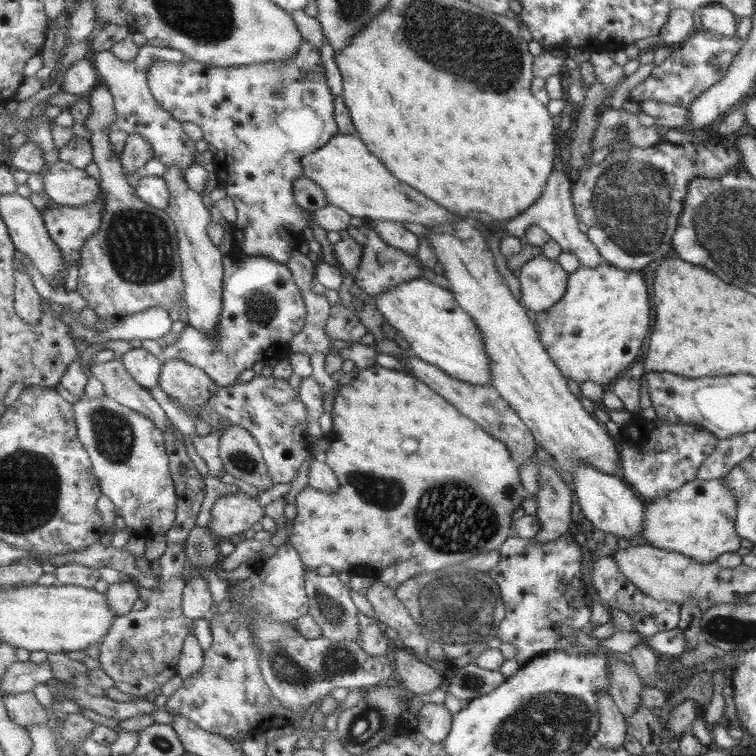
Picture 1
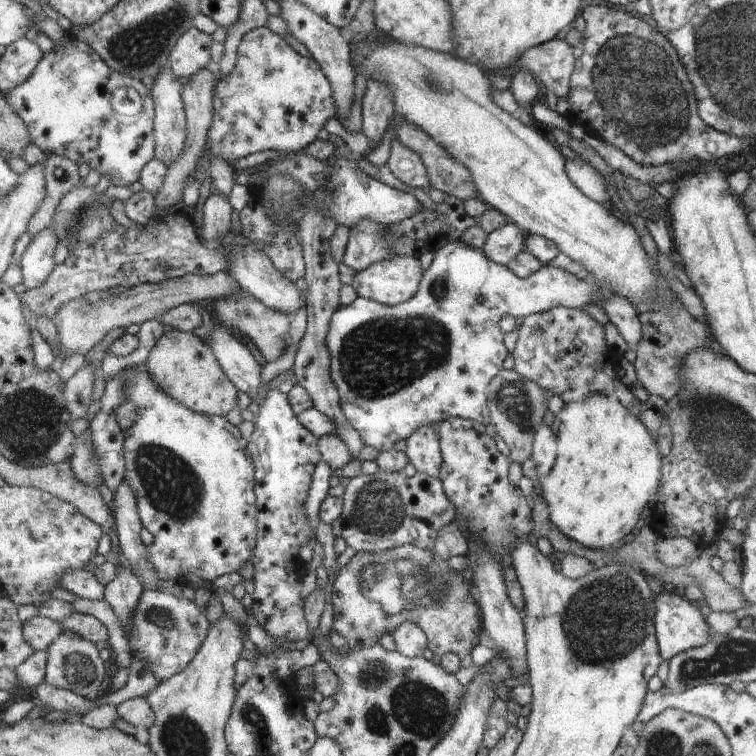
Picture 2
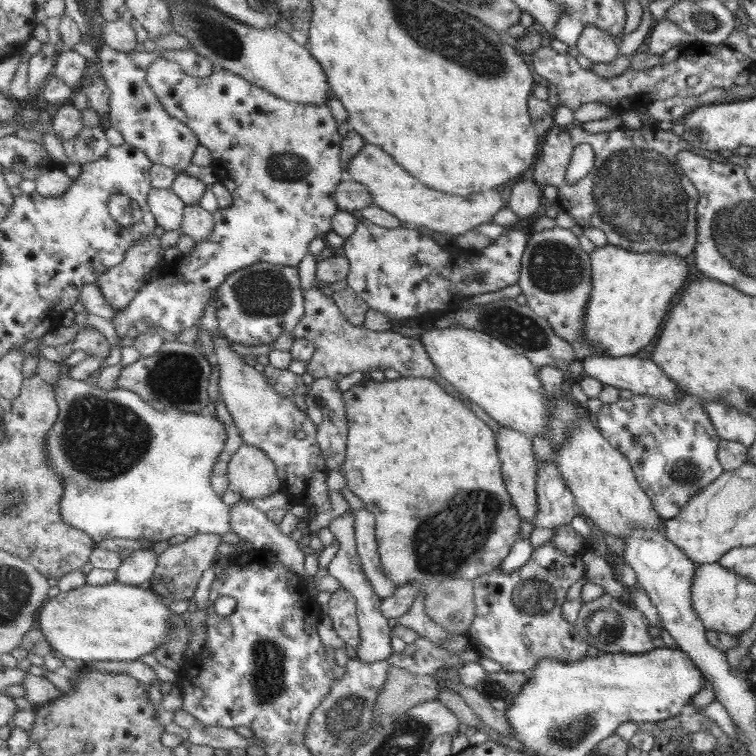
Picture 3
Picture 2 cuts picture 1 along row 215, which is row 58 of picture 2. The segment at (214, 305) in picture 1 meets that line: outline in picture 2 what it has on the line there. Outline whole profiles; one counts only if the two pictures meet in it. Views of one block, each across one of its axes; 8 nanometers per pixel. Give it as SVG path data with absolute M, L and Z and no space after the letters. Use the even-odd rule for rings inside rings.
M194 26L183 37L180 37L176 49L172 50L169 68L179 78L192 77L212 62L209 49L213 42L210 34Z

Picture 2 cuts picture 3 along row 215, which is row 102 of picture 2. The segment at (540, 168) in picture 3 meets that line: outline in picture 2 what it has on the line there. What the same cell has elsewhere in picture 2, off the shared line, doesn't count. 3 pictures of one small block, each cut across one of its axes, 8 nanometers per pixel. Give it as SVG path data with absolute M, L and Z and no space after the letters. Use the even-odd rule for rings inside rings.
M589 5L581 10L585 29L581 37L582 49L577 51L573 70L569 77L569 113L567 118L573 126L580 126L585 134L601 139L613 148L621 150L633 162L645 167L677 162L699 162L710 164L717 158L733 156L743 152L750 141L735 138L709 128L697 114L696 100L692 84L687 80L685 71L673 46L663 34L645 21L626 12L617 12L607 6Z

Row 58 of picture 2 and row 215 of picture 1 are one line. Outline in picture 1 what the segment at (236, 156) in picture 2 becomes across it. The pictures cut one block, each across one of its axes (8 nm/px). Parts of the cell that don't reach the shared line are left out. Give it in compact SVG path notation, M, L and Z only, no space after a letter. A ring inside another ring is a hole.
M304 38L301 48L291 59L281 62L260 62L259 64L249 64L239 67L208 66L203 62L189 59L185 63L157 61L148 70L148 81L151 86L153 96L160 102L160 105L168 110L177 120L181 122L193 122L198 125L204 140L207 142L213 154L211 168L215 181L226 190L226 194L233 199L238 210L237 220L231 224L231 235L233 248L240 250L247 255L260 255L280 264L289 263L291 255L299 249L299 245L305 241L305 230L309 229L309 219L315 221L314 212L306 211L297 201L294 195L294 180L297 176L304 175L302 160L305 156L317 152L323 148L334 136L340 132L340 127L336 121L336 96L331 94L331 88L327 84L325 68L321 65L321 54L319 48L315 48L308 39Z

